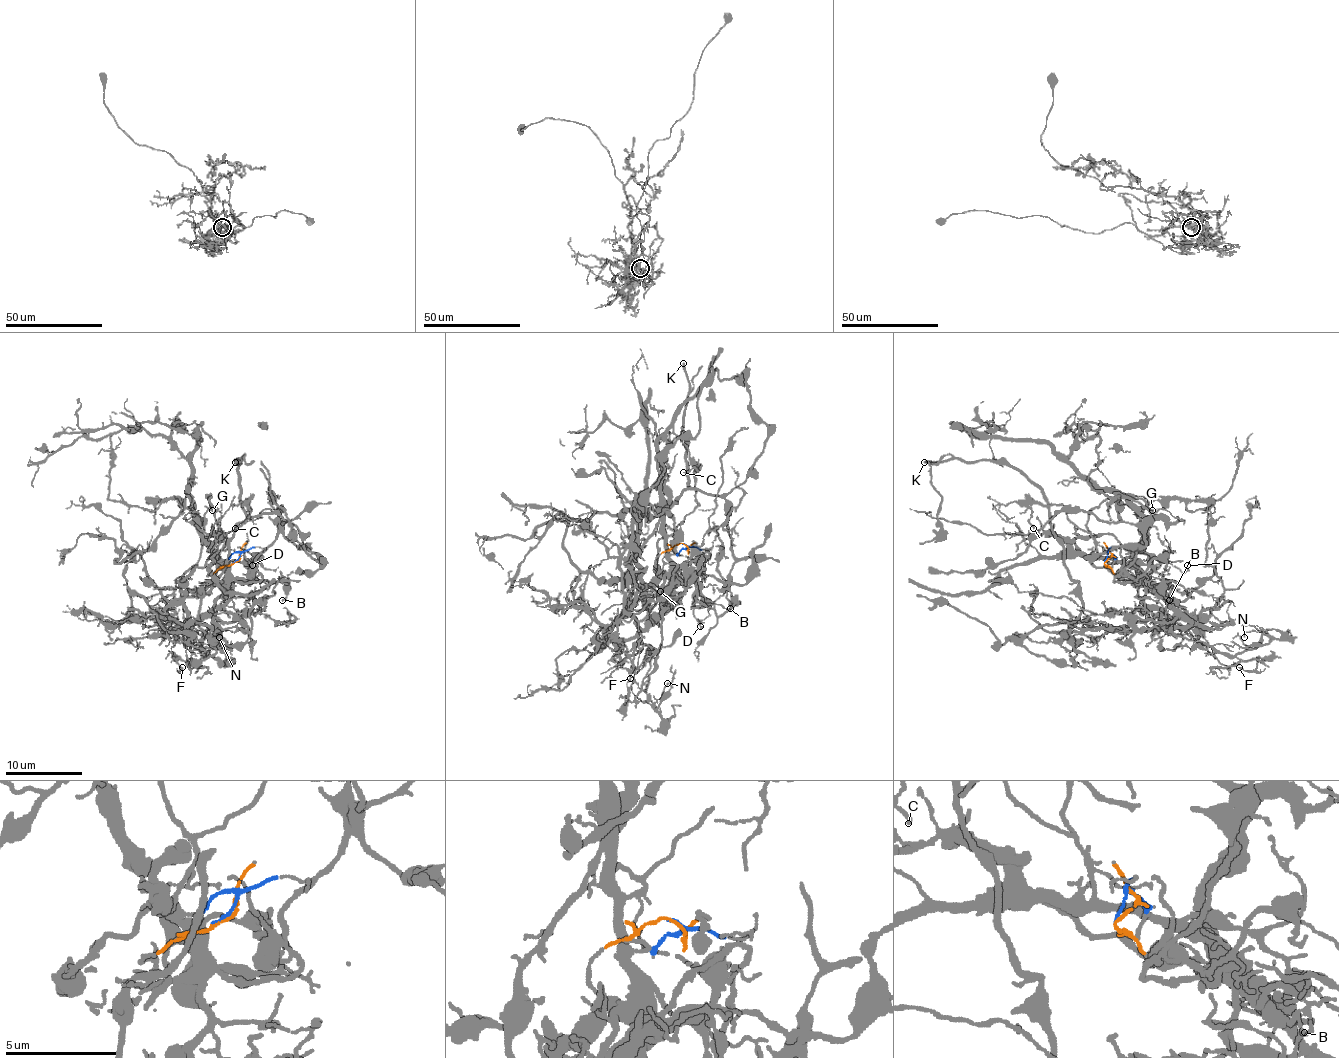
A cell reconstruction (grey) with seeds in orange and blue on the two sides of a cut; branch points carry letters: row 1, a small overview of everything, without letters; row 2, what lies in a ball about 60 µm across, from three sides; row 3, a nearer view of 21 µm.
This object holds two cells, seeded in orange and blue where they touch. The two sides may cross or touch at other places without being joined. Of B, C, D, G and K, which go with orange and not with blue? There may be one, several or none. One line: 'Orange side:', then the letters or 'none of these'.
Orange side: none of these

